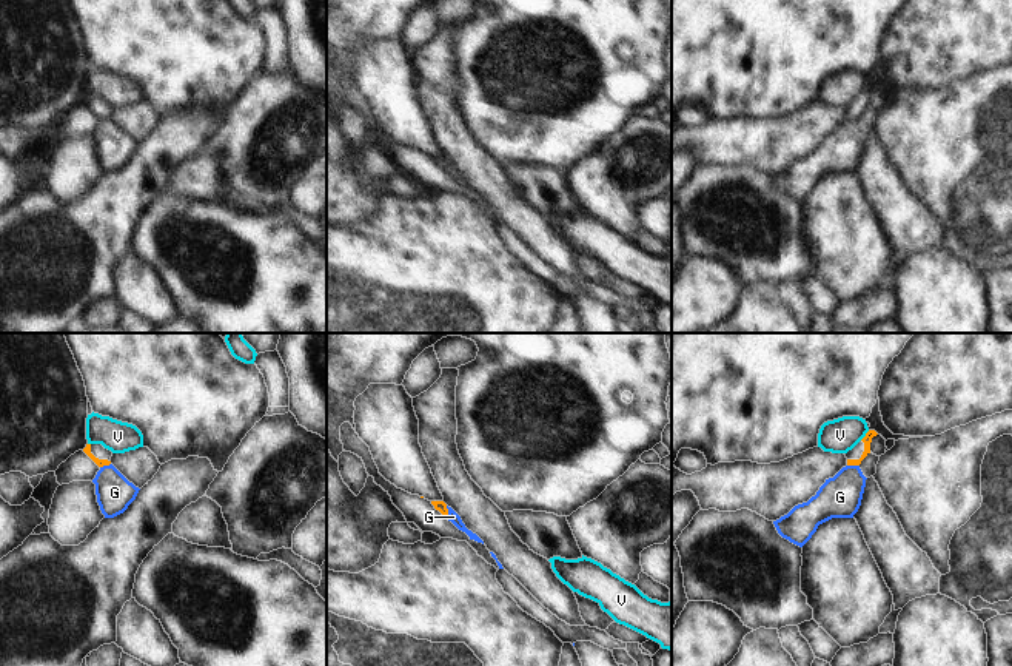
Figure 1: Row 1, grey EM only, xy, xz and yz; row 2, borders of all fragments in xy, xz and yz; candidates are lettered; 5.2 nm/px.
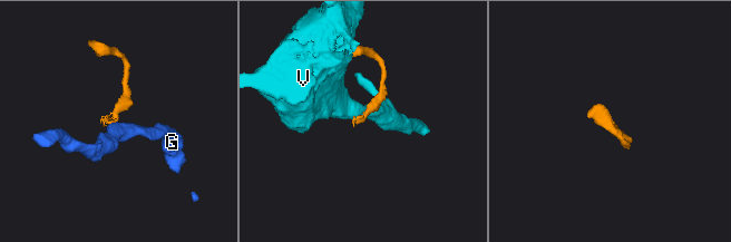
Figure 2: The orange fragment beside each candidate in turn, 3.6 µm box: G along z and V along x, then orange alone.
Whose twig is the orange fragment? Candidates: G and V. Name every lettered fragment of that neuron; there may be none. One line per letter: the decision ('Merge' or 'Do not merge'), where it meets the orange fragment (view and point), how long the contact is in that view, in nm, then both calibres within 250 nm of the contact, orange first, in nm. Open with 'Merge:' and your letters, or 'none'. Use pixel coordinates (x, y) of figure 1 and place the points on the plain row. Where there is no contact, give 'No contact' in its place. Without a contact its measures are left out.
Merge: none
G: Do not merge. Touches orange at xz (447, 167). Shared border 70 nm. Thickness 60 nm (orange) against 60 nm
V: Do not merge. Touches orange at yz (866, 90). Shared border 80 nm. Thickness 50 nm (orange) against 180 nm.

